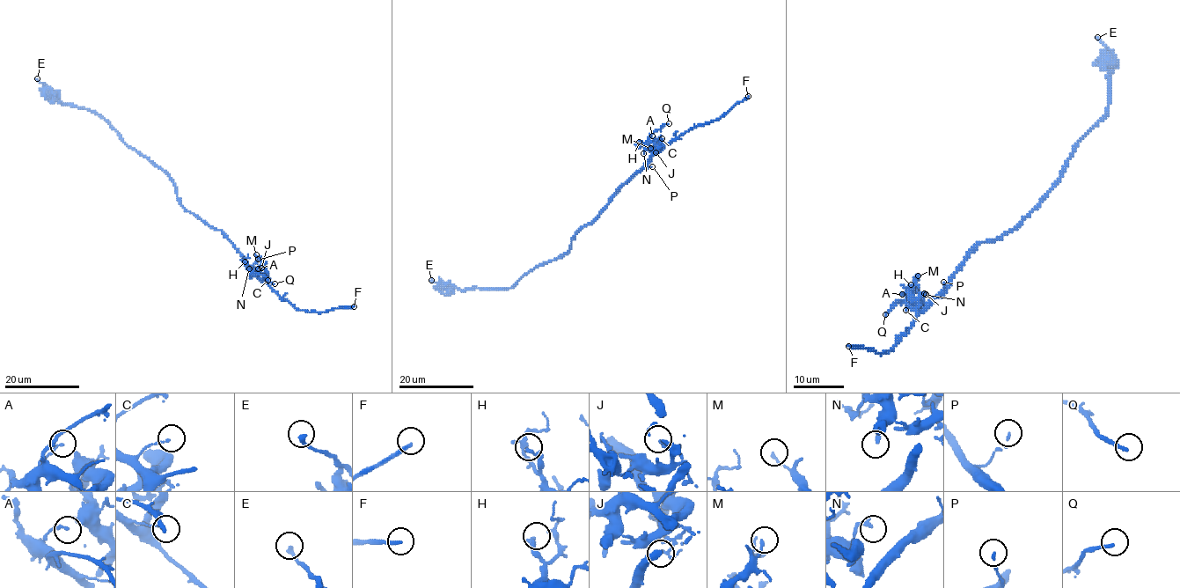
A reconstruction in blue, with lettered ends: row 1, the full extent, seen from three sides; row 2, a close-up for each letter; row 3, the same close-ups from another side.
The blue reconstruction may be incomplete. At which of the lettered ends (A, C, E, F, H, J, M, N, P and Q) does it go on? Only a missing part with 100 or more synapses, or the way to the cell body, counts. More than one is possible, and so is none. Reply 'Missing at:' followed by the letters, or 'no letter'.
Missing at: F

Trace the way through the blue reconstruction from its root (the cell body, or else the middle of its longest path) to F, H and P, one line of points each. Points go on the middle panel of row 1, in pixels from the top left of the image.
F: (590, 224), (616, 191), (662, 146), (670, 143), (692, 127), (718, 120), (748, 96)
H: (590, 224), (656, 150), (652, 143), (639, 142)
P: (590, 224), (634, 173), (652, 166)

